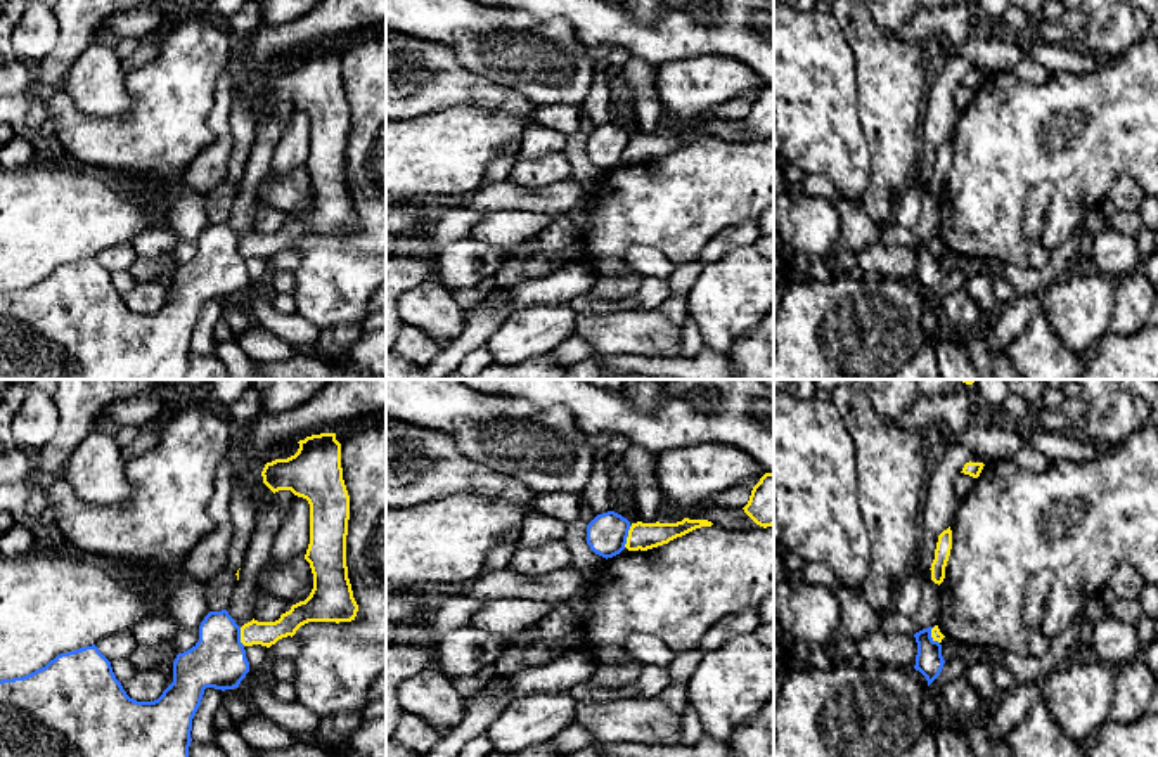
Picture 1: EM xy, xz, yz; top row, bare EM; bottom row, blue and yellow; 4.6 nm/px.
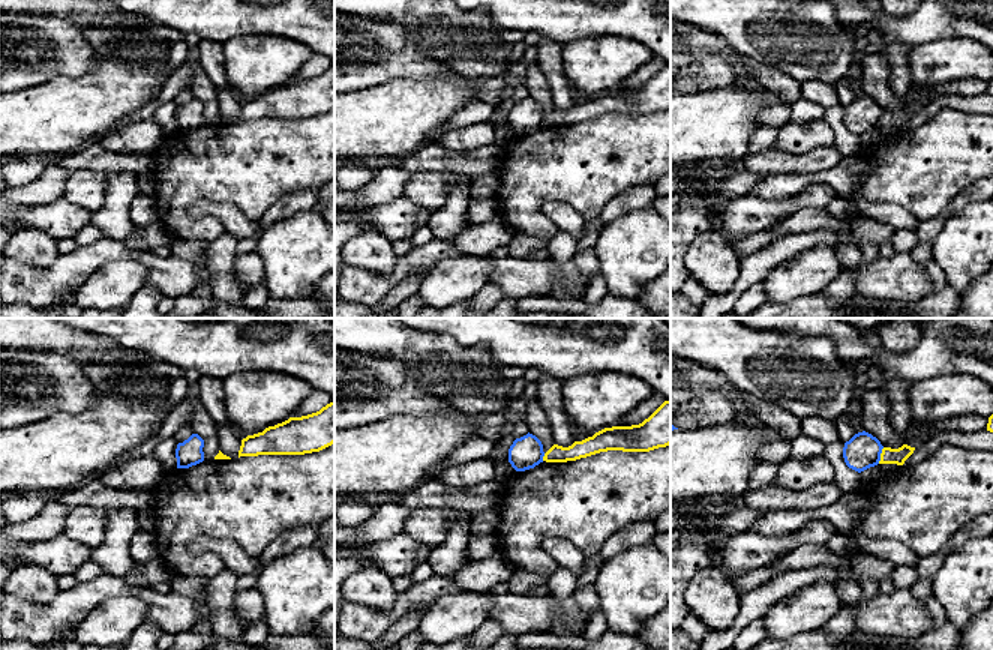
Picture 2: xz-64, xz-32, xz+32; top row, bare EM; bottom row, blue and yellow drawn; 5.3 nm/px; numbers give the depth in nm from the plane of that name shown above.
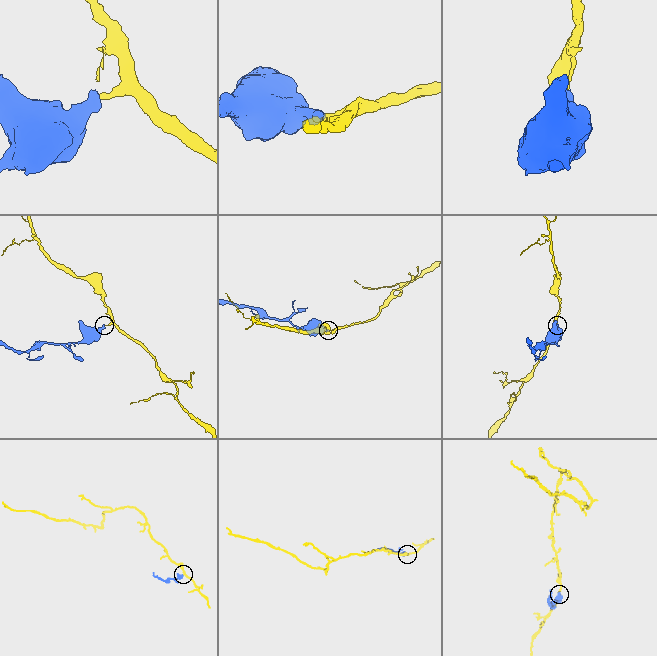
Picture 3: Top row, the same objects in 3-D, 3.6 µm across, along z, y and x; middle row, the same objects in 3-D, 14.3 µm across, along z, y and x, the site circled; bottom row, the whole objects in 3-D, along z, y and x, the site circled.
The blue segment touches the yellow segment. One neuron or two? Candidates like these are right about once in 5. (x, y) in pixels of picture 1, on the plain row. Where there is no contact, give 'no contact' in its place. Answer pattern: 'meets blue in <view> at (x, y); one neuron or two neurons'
meets blue in xz at (627, 148); two neurons

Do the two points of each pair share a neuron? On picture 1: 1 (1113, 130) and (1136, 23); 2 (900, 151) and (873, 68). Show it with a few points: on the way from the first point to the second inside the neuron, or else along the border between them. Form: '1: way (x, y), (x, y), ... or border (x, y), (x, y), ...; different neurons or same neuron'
1: border (1139, 40), (1110, 63); different neurons
2: way (892, 130), (890, 89); same neuron

